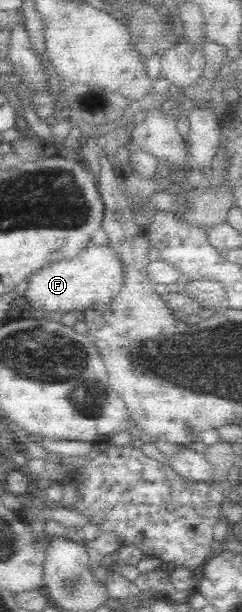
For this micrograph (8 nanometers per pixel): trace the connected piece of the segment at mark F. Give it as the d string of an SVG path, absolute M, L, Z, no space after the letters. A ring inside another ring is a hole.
M87 246L77 260L59 261L45 265L21 287L19 303L32 311L77 313L77 310L91 310L111 302L123 282L123 264L109 246ZM27 300L27 302L21 302Z

